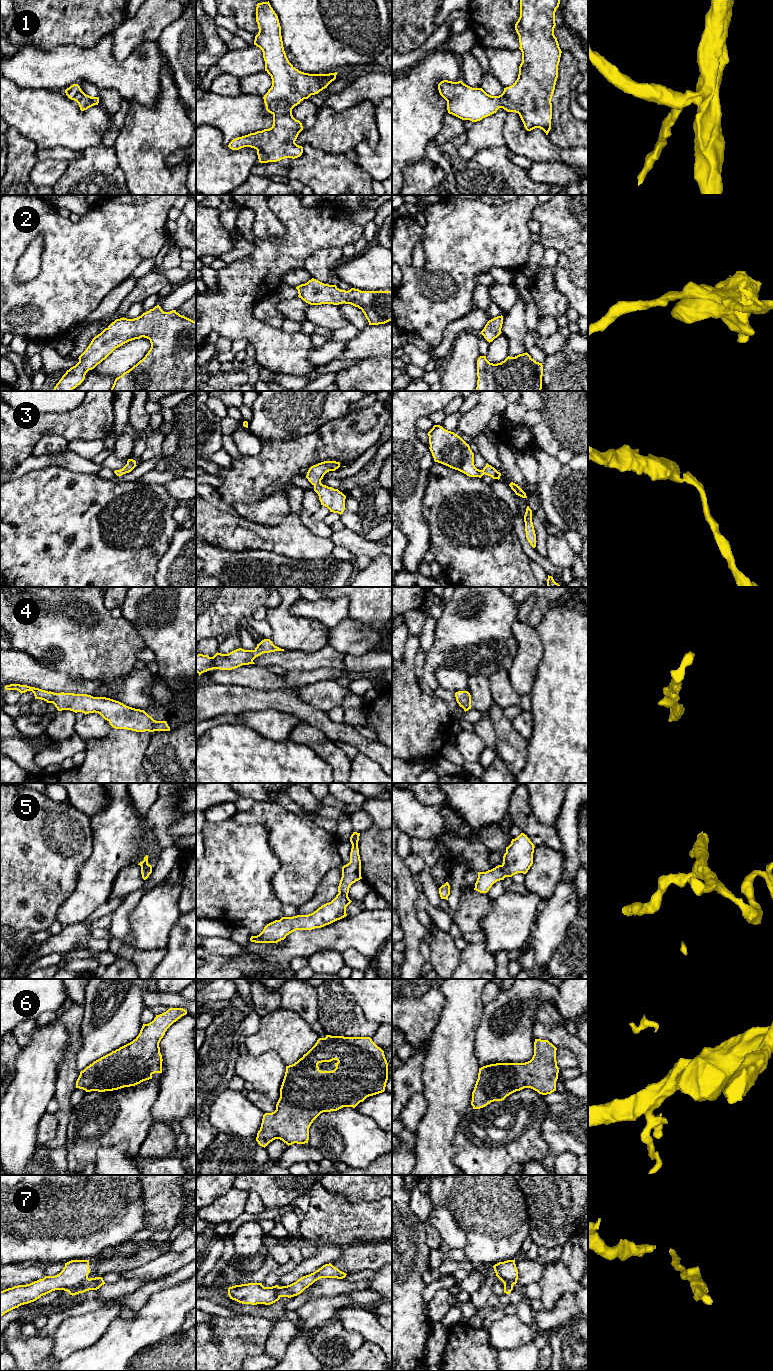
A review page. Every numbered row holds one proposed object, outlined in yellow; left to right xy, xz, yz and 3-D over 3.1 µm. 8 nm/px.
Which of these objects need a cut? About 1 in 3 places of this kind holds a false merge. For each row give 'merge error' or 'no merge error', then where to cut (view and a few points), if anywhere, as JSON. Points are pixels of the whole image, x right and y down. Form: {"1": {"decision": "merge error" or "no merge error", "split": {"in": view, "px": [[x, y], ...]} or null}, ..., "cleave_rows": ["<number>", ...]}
{"1": {"decision": "no merge error", "split": null}, "2": {"decision": "no merge error", "split": null}, "3": {"decision": "no merge error", "split": null}, "4": {"decision": "no merge error", "split": null}, "5": {"decision": "no merge error", "split": null}, "6": {"decision": "no merge error", "split": null}, "7": {"decision": "merge error", "split": {"in": "xy", "px": [[88, 1278], [69, 1292]]}}, "cleave_rows": ["7"]}

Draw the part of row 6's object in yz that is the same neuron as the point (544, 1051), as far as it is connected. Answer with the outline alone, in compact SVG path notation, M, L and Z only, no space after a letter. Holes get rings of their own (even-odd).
M535 1039L534 1055L525 1063L496 1063L479 1068L471 1105L480 1109L510 1094L531 1088L547 1095L556 1091L559 1068L557 1048L548 1040Z

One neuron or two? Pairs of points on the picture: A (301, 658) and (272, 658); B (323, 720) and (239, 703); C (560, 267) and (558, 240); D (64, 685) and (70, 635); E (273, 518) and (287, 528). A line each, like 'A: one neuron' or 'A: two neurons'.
A: one neuron
B: one neuron
C: two neurons
D: two neurons
E: two neurons

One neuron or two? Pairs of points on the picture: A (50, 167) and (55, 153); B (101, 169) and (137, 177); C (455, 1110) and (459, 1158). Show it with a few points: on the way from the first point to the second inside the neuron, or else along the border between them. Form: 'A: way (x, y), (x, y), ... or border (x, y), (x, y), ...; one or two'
A: border (68, 160), (45, 159), (38, 161); two
B: border (115, 152), (126, 184); two
C: border (468, 1109), (456, 1129), (453, 1140), (454, 1150); two

